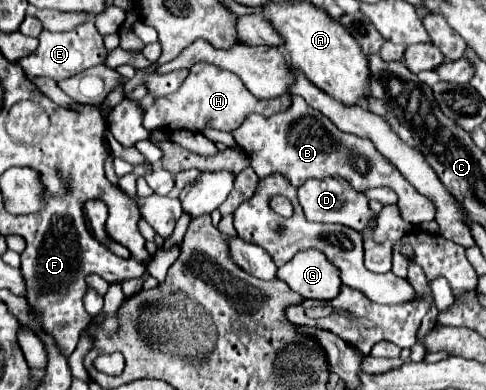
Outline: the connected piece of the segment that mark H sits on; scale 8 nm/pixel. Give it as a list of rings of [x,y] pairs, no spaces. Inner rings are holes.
[[[201,62],[201,64],[195,64],[189,68],[189,76],[177,92],[173,92],[167,98],[155,100],[153,106],[147,108],[143,126],[147,130],[167,130],[167,132],[171,132],[171,130],[203,132],[205,128],[233,132],[235,128],[239,128],[239,124],[243,124],[243,120],[249,114],[257,112],[263,116],[271,116],[271,114],[287,110],[289,104],[291,104],[289,94],[271,98],[271,100],[257,100],[245,88],[245,84],[239,80],[239,76],[235,76],[233,72],[227,72],[227,70],[219,70],[217,66]]]

